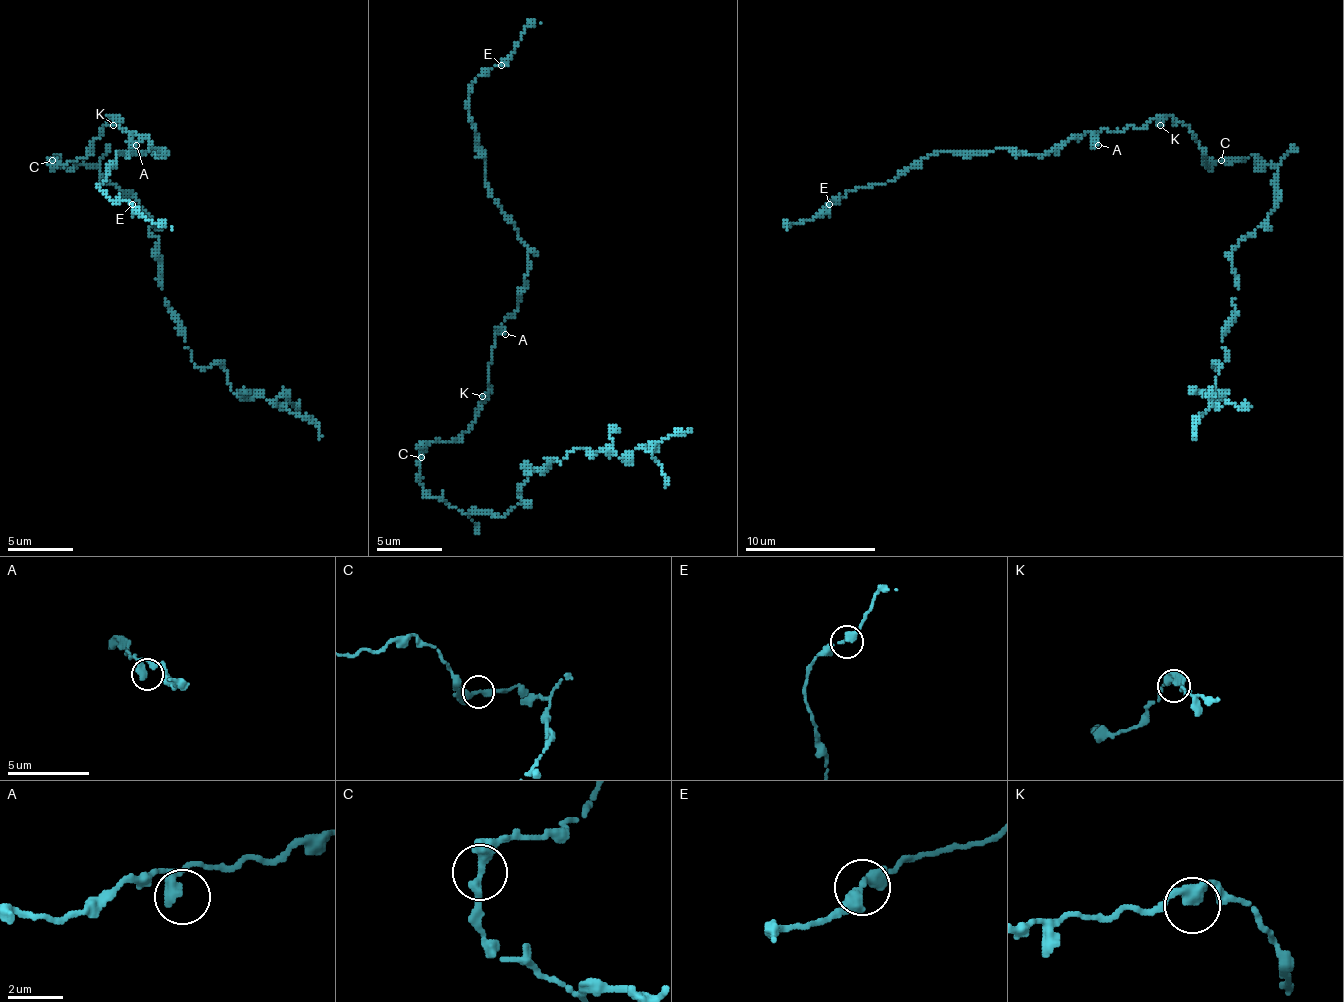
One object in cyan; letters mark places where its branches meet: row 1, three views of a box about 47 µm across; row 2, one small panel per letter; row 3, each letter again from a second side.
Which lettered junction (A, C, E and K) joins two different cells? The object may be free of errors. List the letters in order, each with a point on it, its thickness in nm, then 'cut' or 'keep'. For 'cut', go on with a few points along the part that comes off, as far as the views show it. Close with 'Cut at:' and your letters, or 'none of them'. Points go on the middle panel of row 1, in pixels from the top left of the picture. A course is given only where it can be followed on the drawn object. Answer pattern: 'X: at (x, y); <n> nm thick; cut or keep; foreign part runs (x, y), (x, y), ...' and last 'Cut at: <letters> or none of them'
A: at (505, 334); 320 nm thick; keep
C: at (421, 457); 340 nm thick; cut; foreign part runs (420, 458), (429, 497), (505, 517), (521, 501), (528, 468), (541, 471), (573, 448), (626, 458), (688, 429)
E: at (501, 65); 360 nm thick; keep
K: at (482, 396); 340 nm thick; keep
Cut at: C

